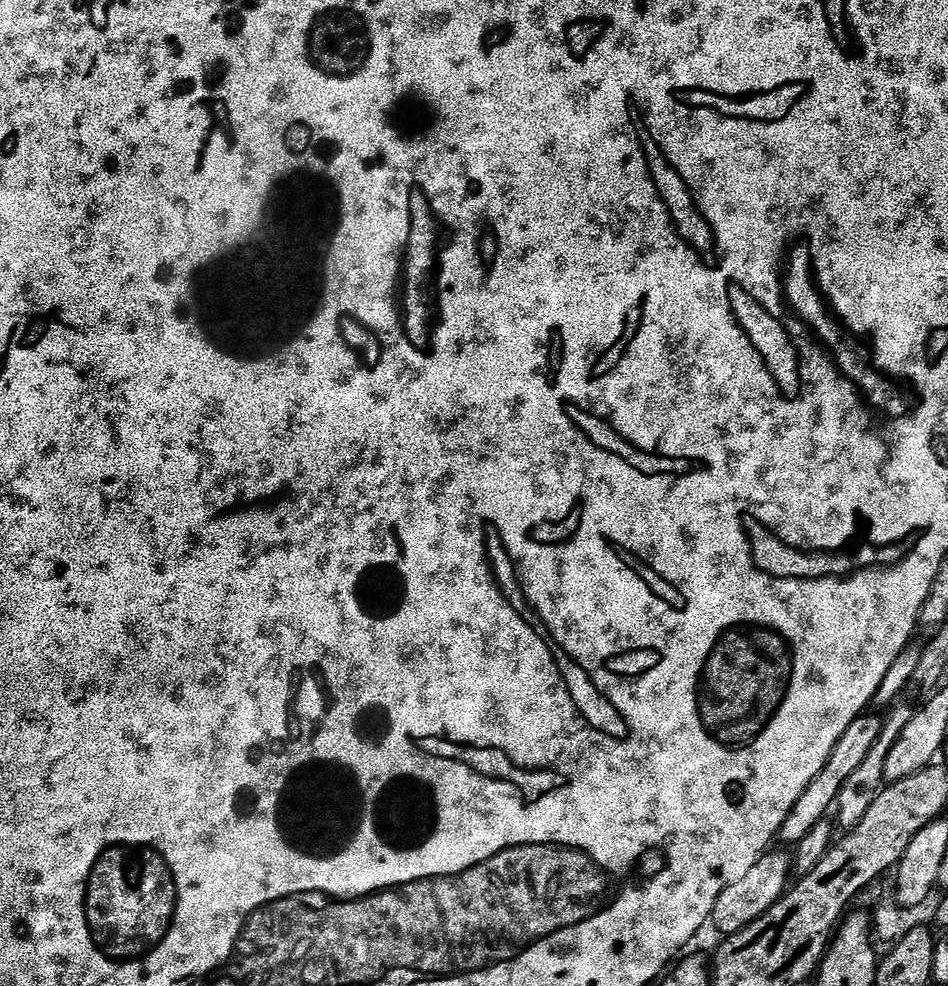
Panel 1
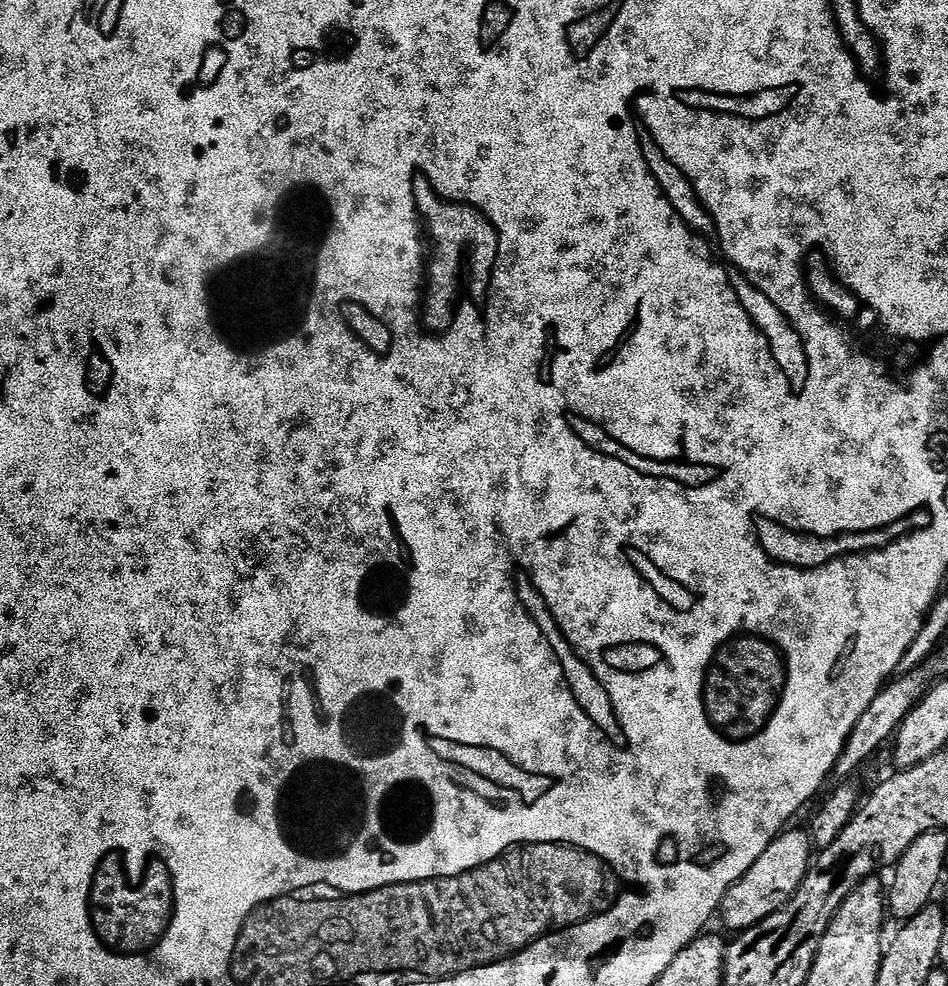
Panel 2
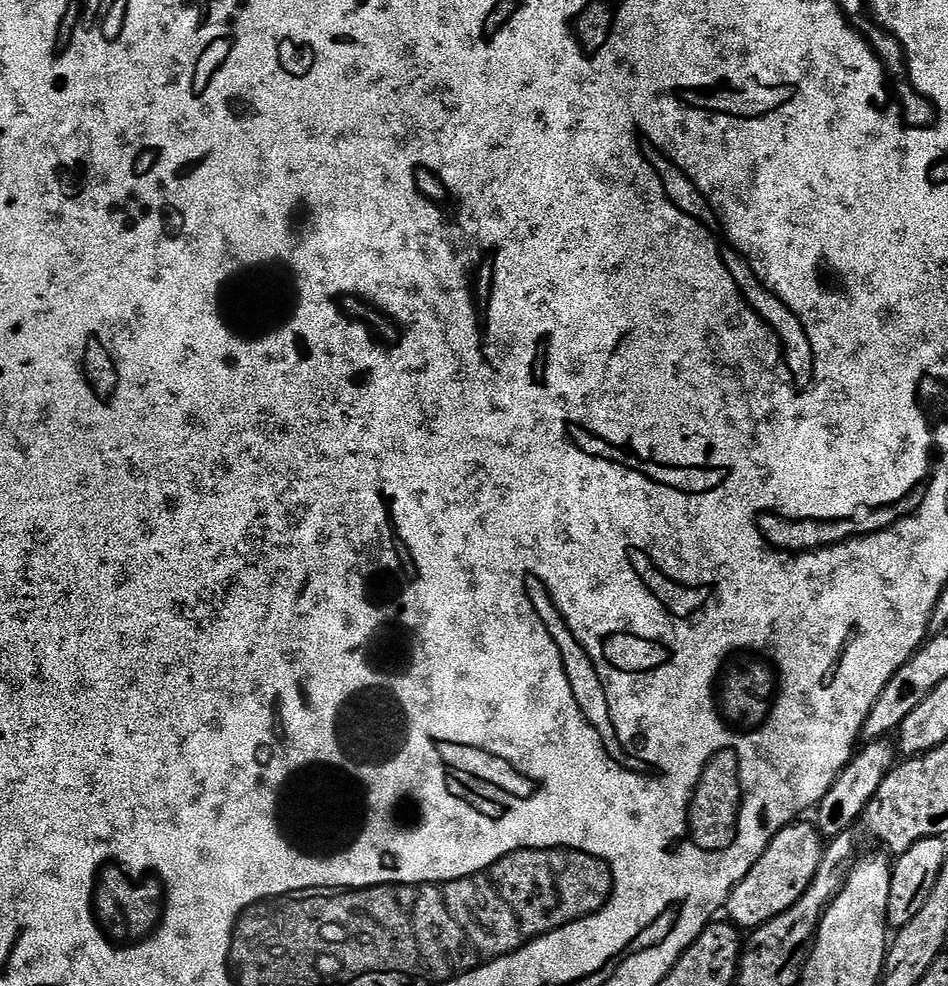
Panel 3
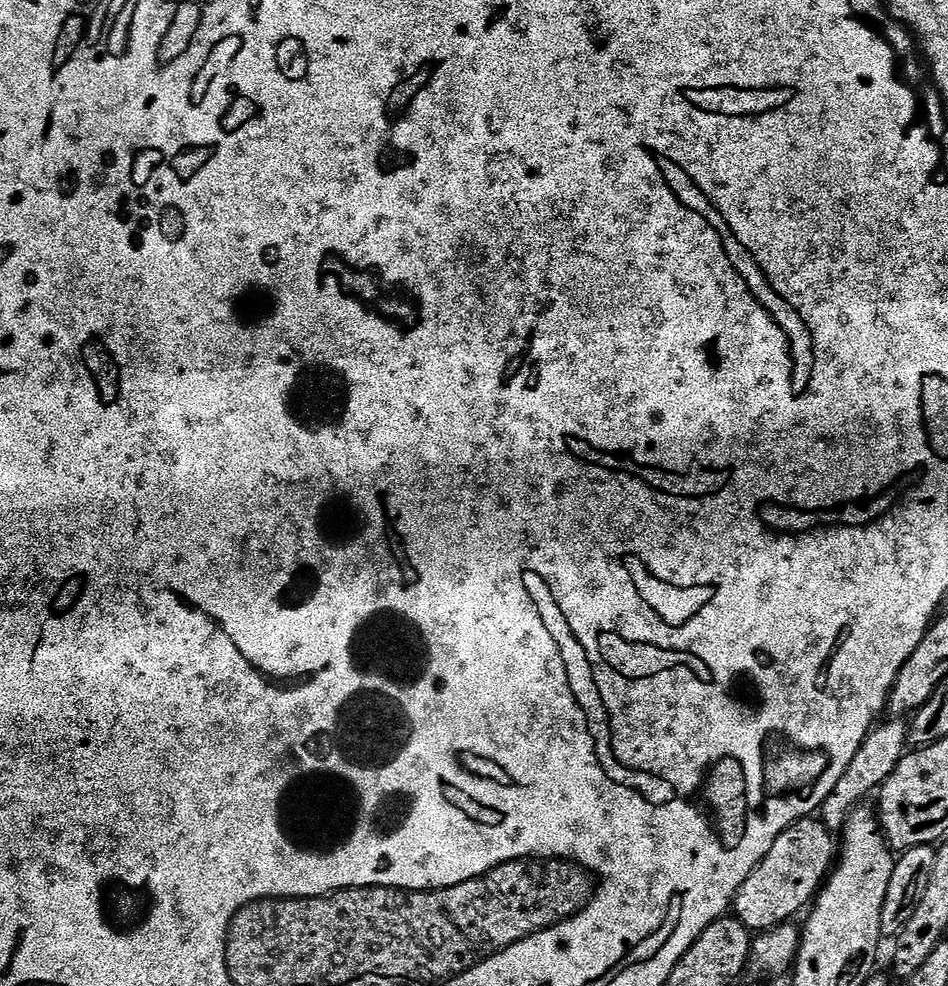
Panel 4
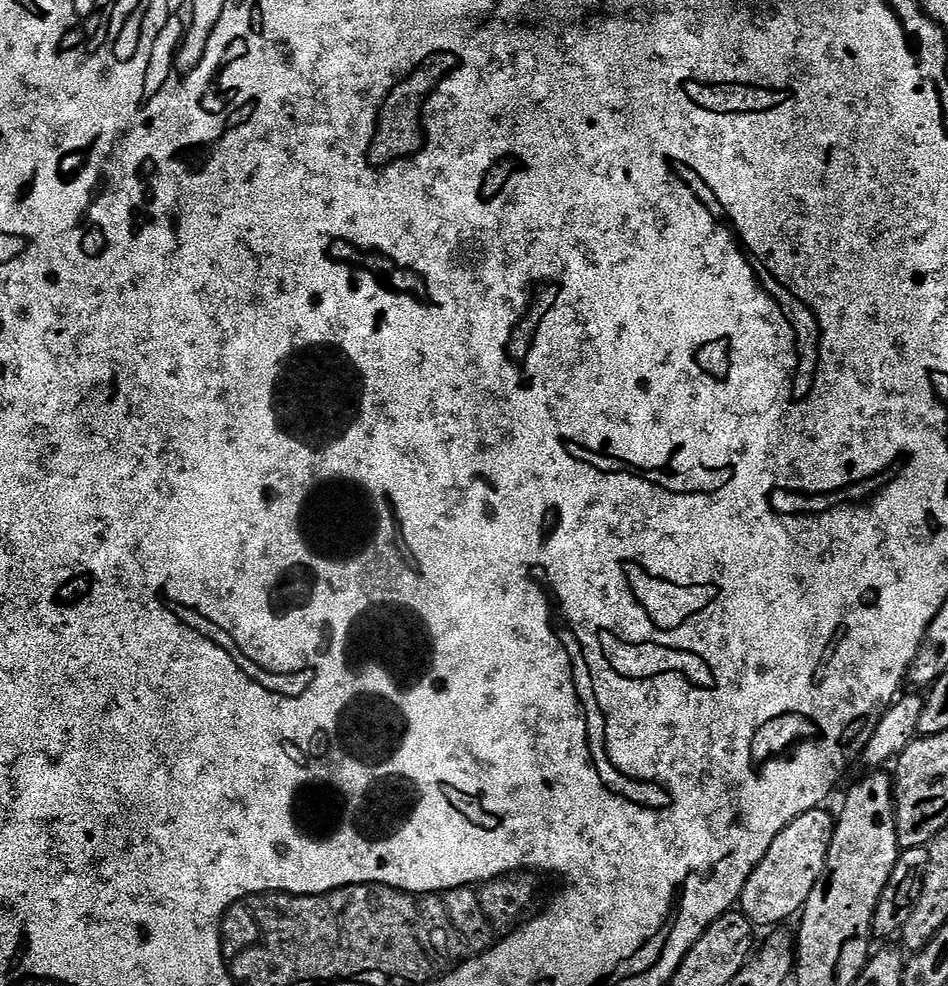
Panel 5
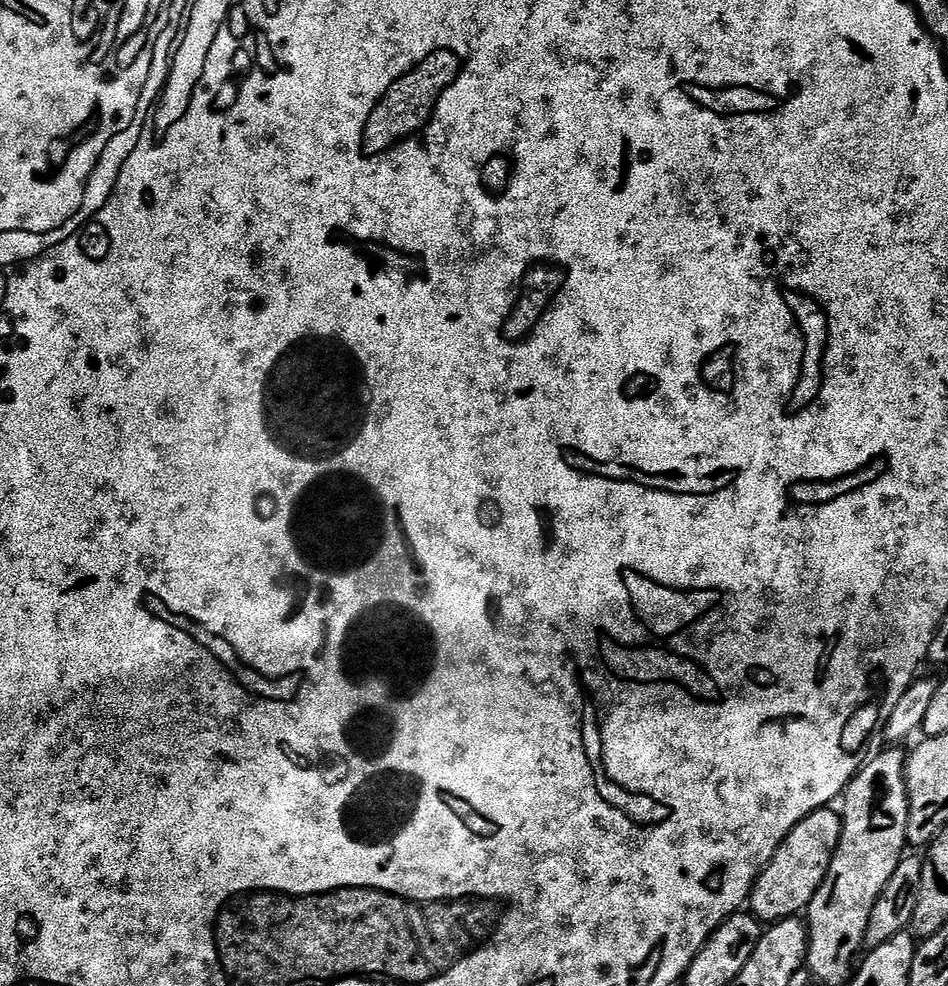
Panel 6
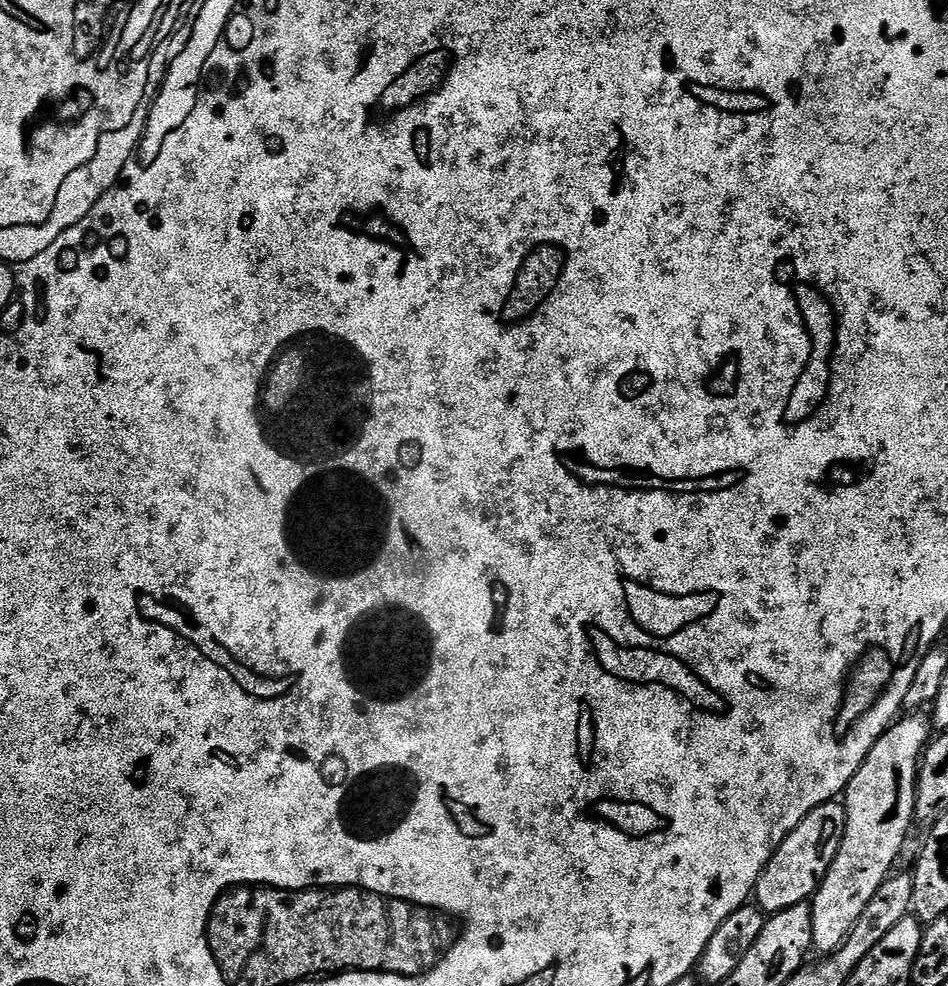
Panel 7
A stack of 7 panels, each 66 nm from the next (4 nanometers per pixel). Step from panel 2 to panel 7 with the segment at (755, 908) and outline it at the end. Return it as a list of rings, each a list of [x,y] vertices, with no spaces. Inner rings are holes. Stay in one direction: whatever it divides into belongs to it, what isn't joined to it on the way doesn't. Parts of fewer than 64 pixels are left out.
[[[829,802],[806,814],[806,818],[798,822],[798,826],[785,838],[782,846],[778,846],[764,868],[764,873],[758,878],[754,900],[760,911],[771,914],[790,910],[790,906],[809,903],[826,878],[845,834],[846,810],[843,803]]]

